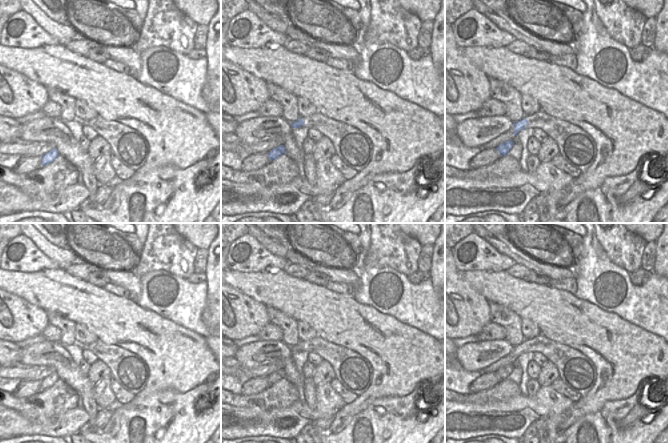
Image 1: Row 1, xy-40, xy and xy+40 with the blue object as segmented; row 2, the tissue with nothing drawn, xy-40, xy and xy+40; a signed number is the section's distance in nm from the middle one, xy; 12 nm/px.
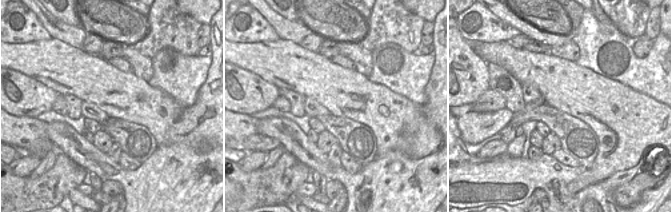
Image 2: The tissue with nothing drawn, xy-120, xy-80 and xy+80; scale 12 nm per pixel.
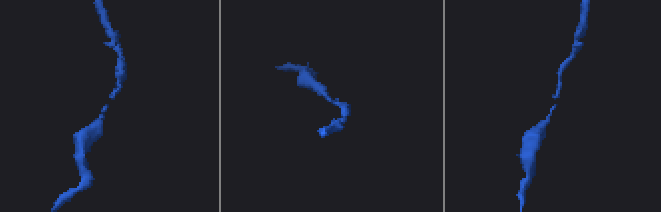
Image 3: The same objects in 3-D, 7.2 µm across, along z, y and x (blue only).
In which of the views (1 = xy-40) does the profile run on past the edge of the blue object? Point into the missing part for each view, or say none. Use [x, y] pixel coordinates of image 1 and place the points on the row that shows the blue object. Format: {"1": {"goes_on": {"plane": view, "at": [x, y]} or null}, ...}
{"1": {"goes_on": null}}

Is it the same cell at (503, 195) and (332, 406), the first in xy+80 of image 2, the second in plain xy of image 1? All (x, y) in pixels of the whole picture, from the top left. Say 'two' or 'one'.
one

